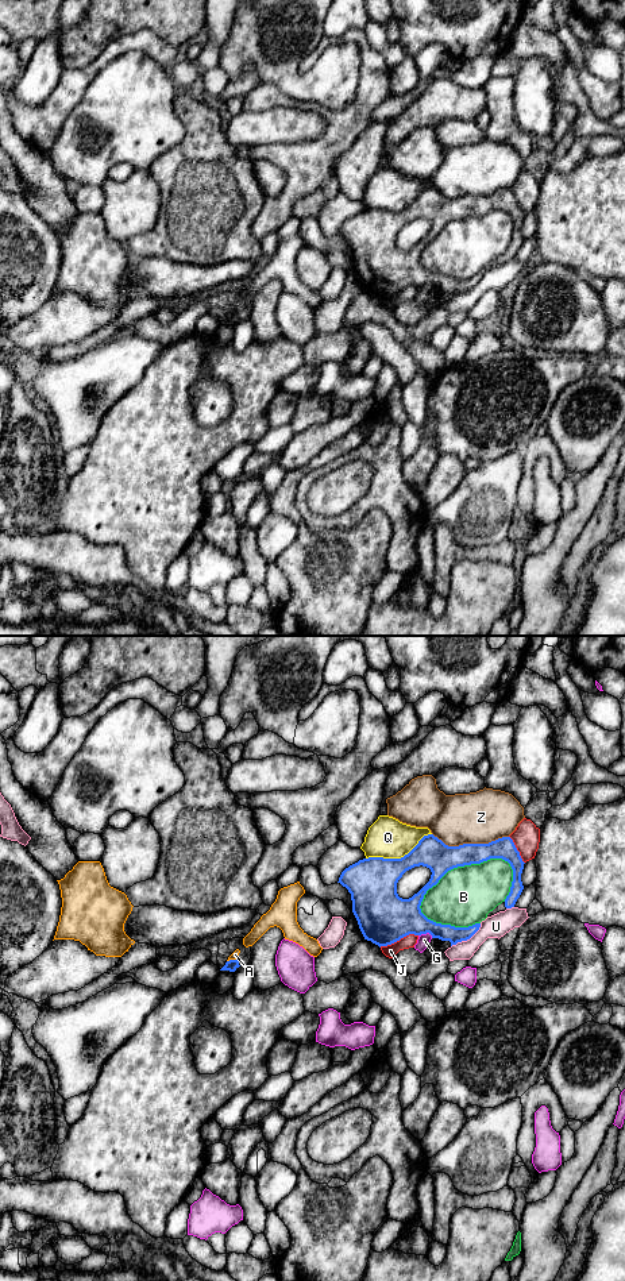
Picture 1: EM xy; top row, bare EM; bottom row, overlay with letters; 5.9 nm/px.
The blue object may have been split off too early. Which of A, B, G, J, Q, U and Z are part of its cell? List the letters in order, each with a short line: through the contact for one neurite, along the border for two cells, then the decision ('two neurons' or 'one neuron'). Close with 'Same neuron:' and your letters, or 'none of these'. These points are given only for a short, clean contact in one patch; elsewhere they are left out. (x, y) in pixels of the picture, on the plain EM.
A: xy (236, 311), (227, 313) | two neurons
B: two neurons
G: two neurons
J: two neurons
Q: two neurons
U: two neurons
Z: two neurons
Same neuron: none of these

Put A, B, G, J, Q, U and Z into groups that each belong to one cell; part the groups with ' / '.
A / B / G / J / Q / U / Z

